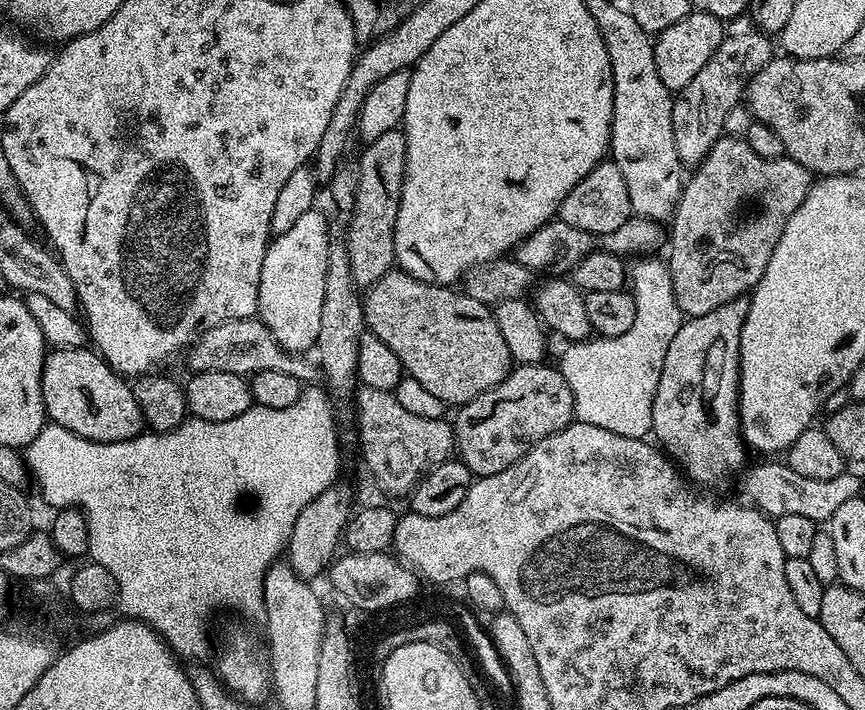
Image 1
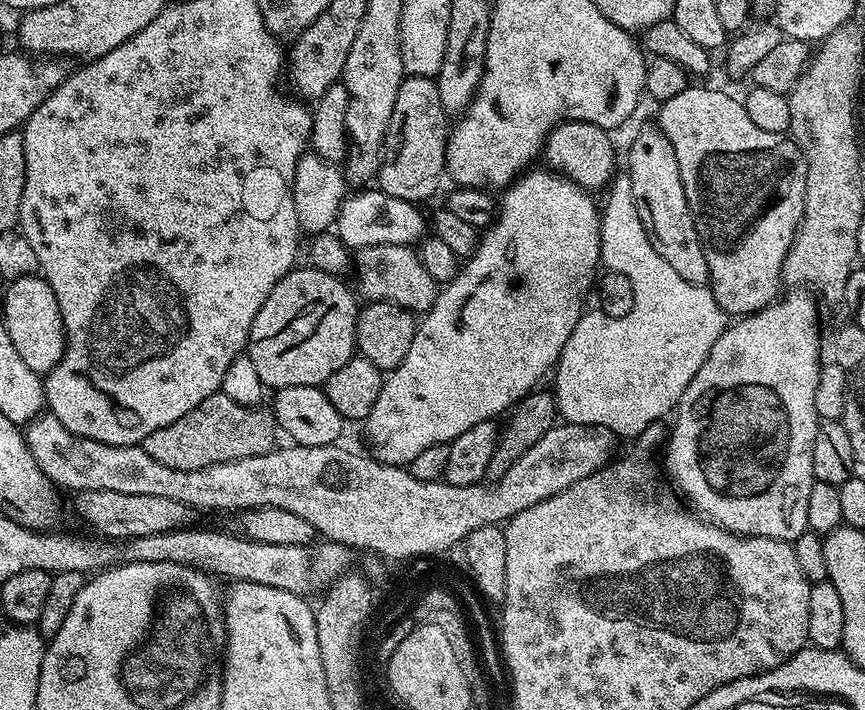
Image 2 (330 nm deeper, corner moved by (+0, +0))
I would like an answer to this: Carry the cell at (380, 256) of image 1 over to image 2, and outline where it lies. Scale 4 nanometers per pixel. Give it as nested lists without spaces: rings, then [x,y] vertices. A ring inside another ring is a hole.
[[[405,75],[402,86],[398,86],[394,114],[390,114],[390,126],[384,135],[384,150],[380,153],[380,191],[413,202],[430,199],[439,190],[440,179],[446,176],[444,152],[448,148],[449,131],[450,116],[444,111],[442,98],[438,98],[435,79]]]

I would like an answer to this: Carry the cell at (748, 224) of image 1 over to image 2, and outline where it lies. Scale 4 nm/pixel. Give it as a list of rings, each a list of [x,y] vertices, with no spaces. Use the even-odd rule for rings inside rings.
[[[689,86],[682,90],[682,94],[663,101],[659,105],[660,121],[658,127],[666,134],[670,146],[674,146],[674,154],[678,158],[678,170],[682,174],[682,186],[686,190],[686,198],[690,202],[690,210],[696,217],[696,229],[700,235],[700,241],[704,243],[704,253],[706,254],[706,266],[708,267],[708,284],[712,289],[714,298],[718,306],[727,312],[729,317],[743,318],[751,316],[753,312],[761,312],[769,304],[777,299],[782,288],[782,277],[784,275],[784,263],[786,254],[796,237],[796,231],[802,218],[802,210],[806,202],[806,158],[800,152],[800,147],[788,134],[770,134],[766,130],[761,130],[754,121],[746,114],[743,103],[732,96],[727,96],[724,92],[719,92],[716,88],[696,88]]]

